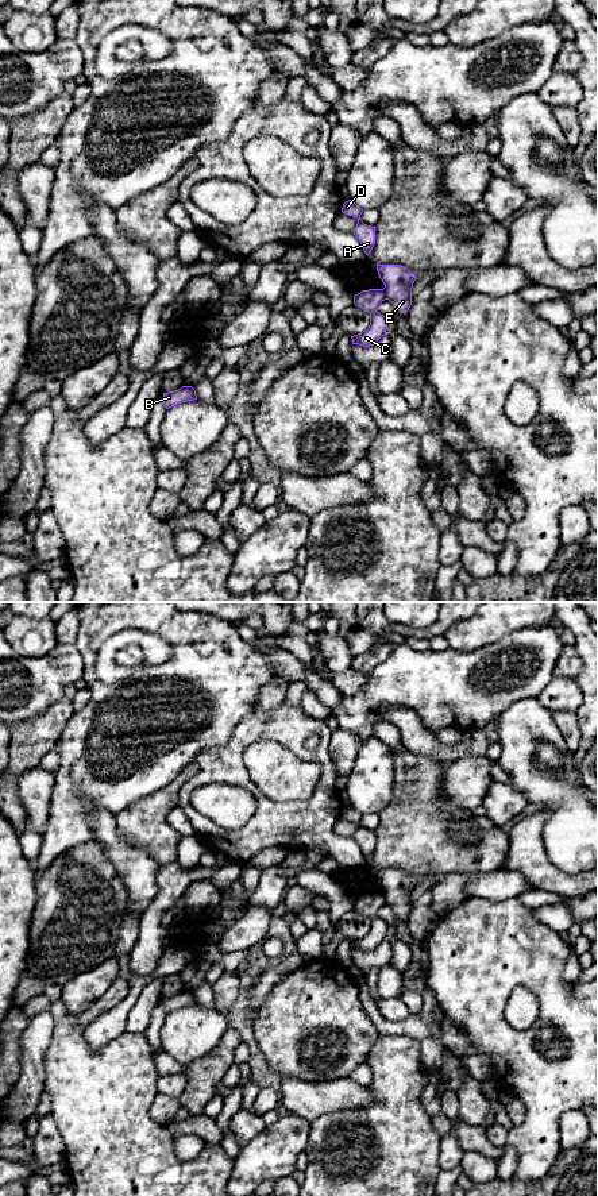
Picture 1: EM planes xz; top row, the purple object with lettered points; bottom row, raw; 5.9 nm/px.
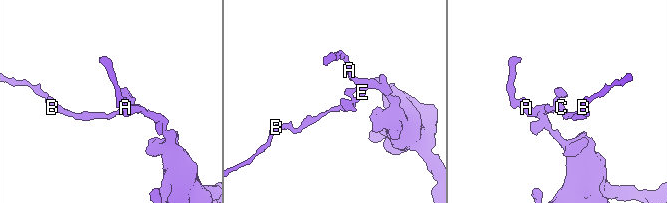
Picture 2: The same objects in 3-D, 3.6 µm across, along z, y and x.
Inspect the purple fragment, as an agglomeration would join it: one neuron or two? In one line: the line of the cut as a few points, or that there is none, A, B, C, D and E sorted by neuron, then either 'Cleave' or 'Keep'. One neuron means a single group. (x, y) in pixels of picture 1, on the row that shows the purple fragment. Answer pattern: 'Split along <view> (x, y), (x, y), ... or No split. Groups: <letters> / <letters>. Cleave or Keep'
Split along xz (382, 289), (386, 298). Groups: A D E / B C. Cleave

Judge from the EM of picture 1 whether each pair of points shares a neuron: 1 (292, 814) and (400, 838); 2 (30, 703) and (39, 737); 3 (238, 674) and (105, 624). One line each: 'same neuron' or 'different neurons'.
1: different neurons
2: different neurons
3: same neuron

